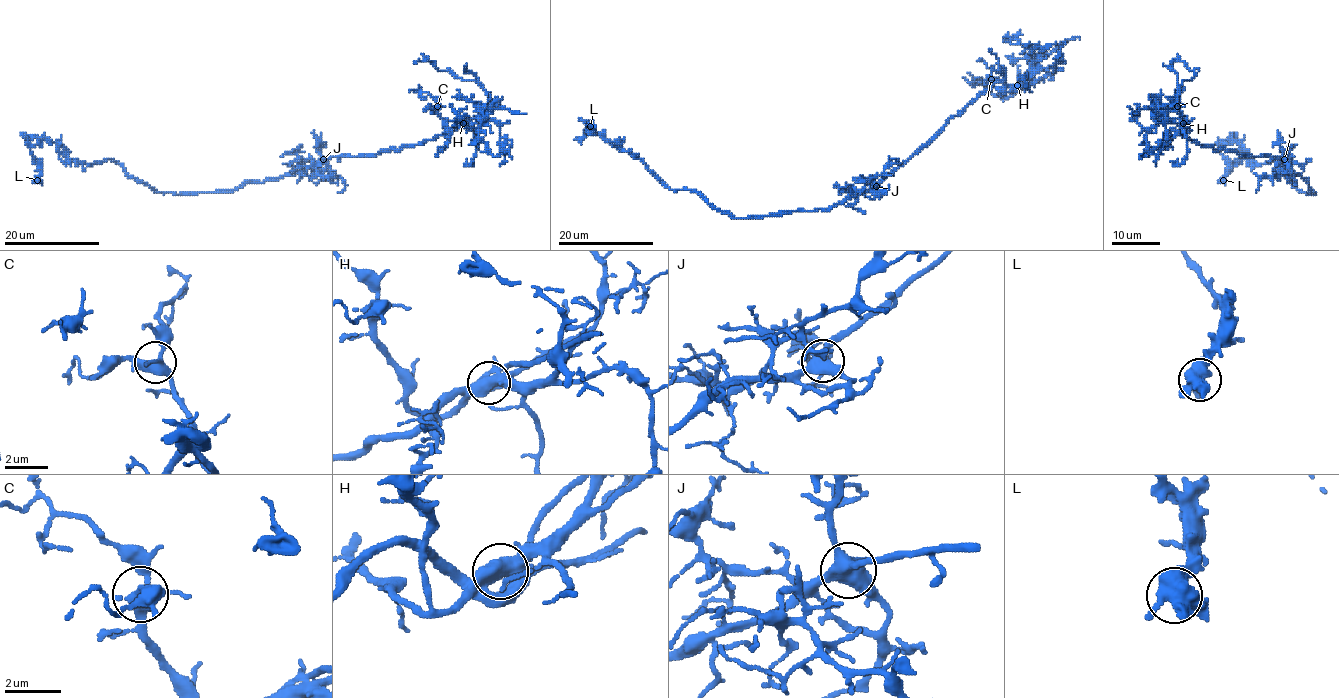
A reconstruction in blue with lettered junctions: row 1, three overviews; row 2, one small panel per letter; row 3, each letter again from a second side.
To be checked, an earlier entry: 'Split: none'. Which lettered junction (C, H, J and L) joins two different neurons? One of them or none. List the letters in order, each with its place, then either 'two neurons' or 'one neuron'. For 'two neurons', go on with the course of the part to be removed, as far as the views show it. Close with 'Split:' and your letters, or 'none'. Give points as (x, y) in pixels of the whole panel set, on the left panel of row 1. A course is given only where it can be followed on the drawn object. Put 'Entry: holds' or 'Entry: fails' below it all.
C: at (437, 106); one neuron
H: at (463, 123); one neuron
J: at (323, 159); one neuron
L: at (37, 180); one neuron
Split: none
Entry: holds

